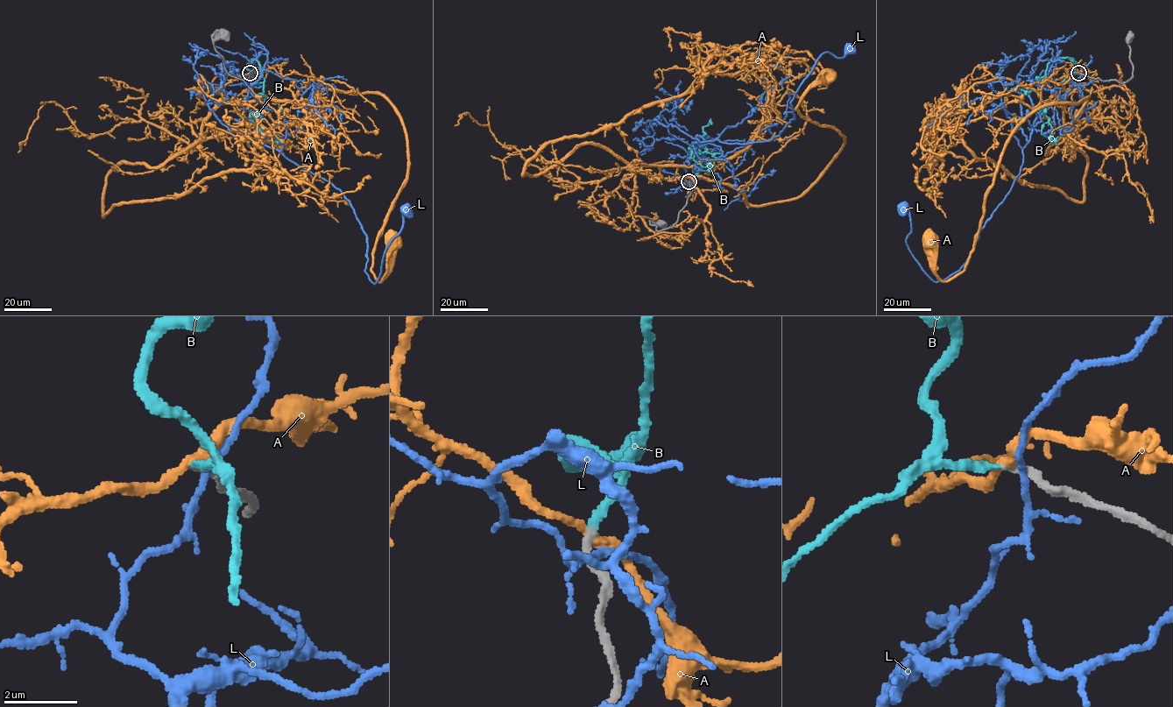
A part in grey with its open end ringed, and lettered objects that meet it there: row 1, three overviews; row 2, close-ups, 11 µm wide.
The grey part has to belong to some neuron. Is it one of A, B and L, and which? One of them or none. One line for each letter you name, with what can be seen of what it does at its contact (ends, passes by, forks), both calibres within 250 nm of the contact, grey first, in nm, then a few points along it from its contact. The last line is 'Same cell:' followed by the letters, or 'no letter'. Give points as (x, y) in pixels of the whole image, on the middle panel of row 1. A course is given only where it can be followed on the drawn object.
B: it ends; calibres 200 and 200 nm; course (689, 181), (688, 177), (701, 169), (706, 145), (704, 152), (692, 152), (690, 158), (710, 165), (707, 172)
Same cell: B

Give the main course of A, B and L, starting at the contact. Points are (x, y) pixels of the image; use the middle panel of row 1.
A: (688, 182), (669, 161), (635, 165), (729, 183), (752, 205), (796, 199), (844, 142), (796, 110), (830, 74)
B: (689, 181), (688, 177), (701, 169), (706, 145), (704, 152), (692, 152), (690, 158), (710, 165), (707, 172)
L: (689, 183), (684, 164), (694, 143), (771, 140), (794, 119), (790, 102), (821, 55), (851, 50)

